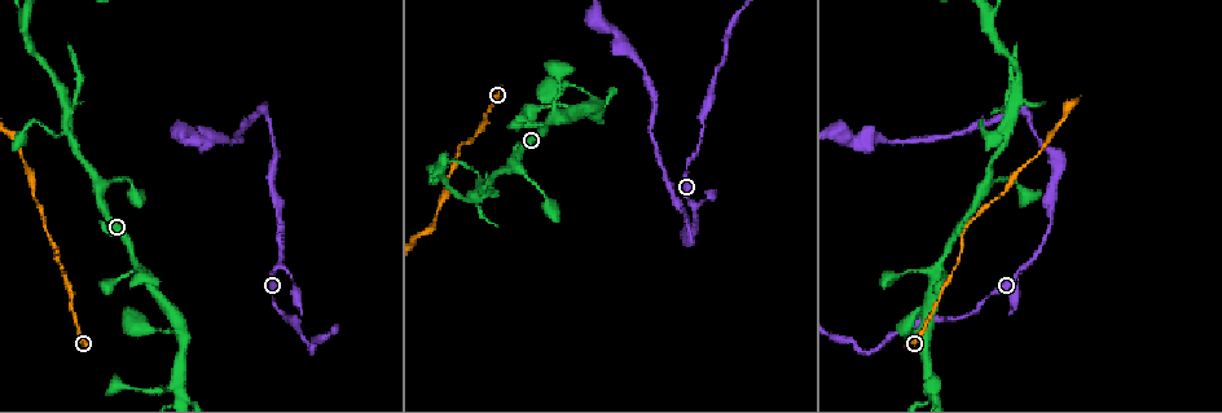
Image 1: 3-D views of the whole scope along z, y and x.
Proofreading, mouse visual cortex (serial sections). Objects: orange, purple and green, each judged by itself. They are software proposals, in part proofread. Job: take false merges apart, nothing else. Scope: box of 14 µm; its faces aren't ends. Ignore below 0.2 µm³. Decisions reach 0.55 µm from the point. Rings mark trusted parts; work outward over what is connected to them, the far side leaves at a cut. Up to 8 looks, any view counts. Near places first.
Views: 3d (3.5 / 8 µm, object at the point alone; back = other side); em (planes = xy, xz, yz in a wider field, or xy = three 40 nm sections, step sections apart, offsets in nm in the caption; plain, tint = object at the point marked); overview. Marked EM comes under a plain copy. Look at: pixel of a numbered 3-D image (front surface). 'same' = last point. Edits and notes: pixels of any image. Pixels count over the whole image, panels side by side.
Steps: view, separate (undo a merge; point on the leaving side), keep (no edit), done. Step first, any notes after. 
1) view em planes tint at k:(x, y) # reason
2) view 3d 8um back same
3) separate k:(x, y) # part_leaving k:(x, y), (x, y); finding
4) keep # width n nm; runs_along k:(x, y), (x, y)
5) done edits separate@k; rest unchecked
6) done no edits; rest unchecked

view 3d 3.5um at 1:(927, 333) # abrupt turn

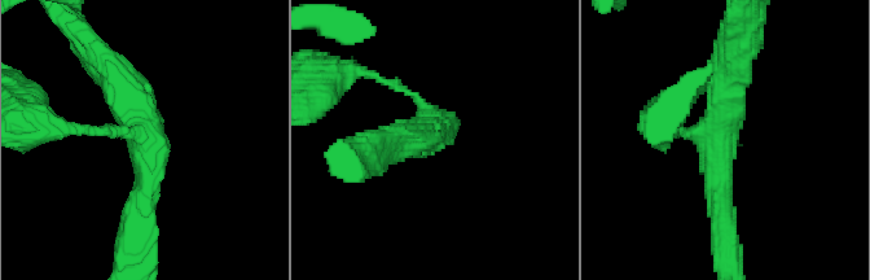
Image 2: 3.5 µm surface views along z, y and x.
view em planes tint at 2:(715, 138) # now the EM

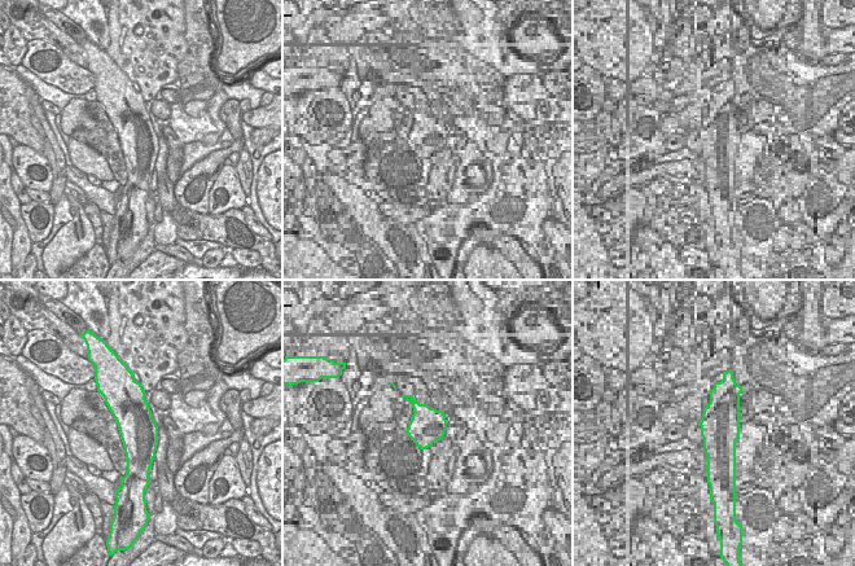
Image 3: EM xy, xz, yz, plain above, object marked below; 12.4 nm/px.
keep # arms 3; arm_widths 100, 300, 450 nm; runs_along 2:(105, 69), (149, 140), (141, 228); all the same cell

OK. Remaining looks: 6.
view 3d 3.5um at 1:(180, 396) # looks like a crossing

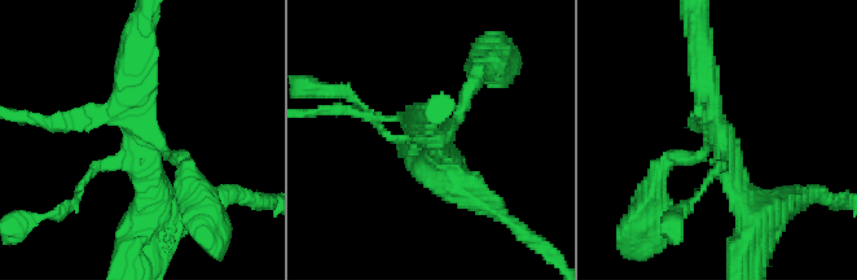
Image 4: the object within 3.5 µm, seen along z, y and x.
view em xy step 2 tint at 4:(143, 129) # need the tissue

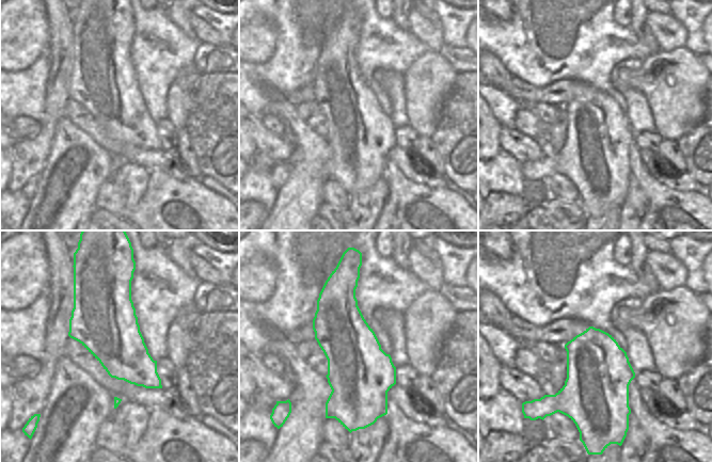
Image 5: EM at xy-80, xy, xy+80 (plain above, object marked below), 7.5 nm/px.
keep # runs_along 4:(698, 53), (715, 132), (745, 176); continuous, no second cell

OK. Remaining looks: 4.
view 3d 8um back at 1:(867, 354) # abrupt turn

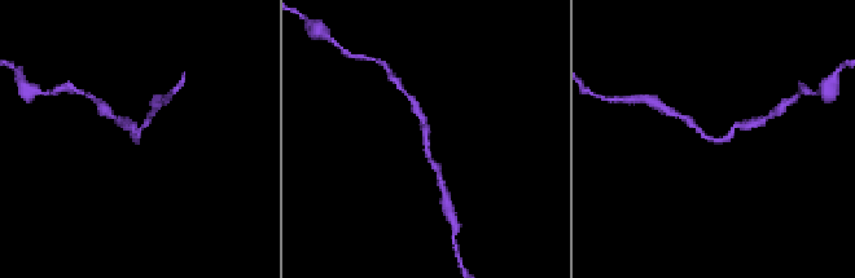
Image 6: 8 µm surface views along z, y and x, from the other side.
view 3d 3.5um at 6:(137, 139)

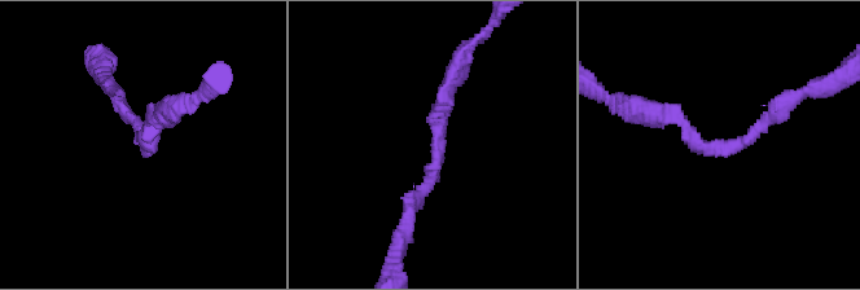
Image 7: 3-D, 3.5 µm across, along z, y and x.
view em xy step 2 tint at 7:(717, 149) # arm_widths 150, 200 nm; now the EM

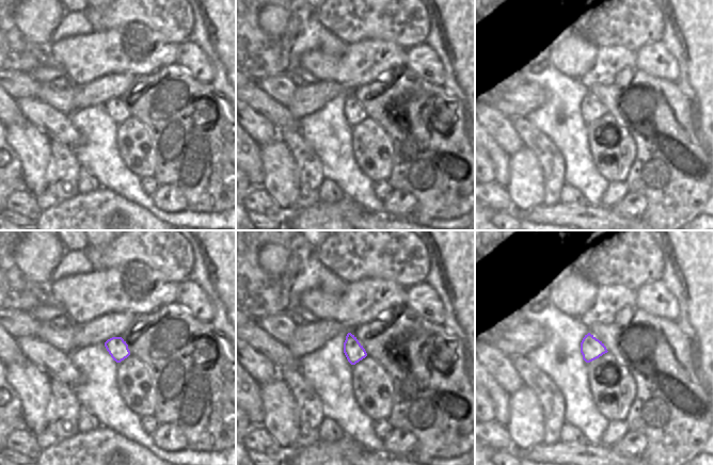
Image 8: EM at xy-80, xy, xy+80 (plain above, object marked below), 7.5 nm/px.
keep # width 150 nm; runs_along 7:(411, 205), (435, 167), (455, 71); one cell here

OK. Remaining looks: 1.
done no edits; rest unchecked

